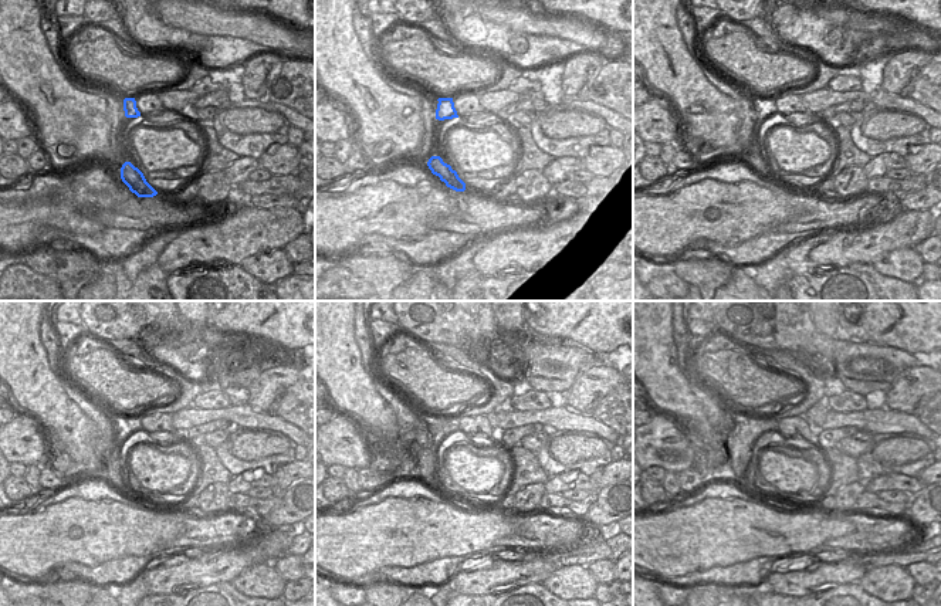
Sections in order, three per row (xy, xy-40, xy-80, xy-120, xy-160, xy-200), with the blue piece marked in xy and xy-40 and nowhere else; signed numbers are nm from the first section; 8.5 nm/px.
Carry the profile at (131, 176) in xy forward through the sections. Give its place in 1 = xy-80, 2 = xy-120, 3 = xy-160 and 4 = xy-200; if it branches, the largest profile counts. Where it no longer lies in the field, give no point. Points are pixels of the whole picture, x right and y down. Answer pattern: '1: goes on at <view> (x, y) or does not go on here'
1: goes on at xy-80 (754, 159)
2: goes on at xy-120 (112, 473)
3: goes on at xy-160 (426, 469)
4: goes on at xy-200 (738, 442)

